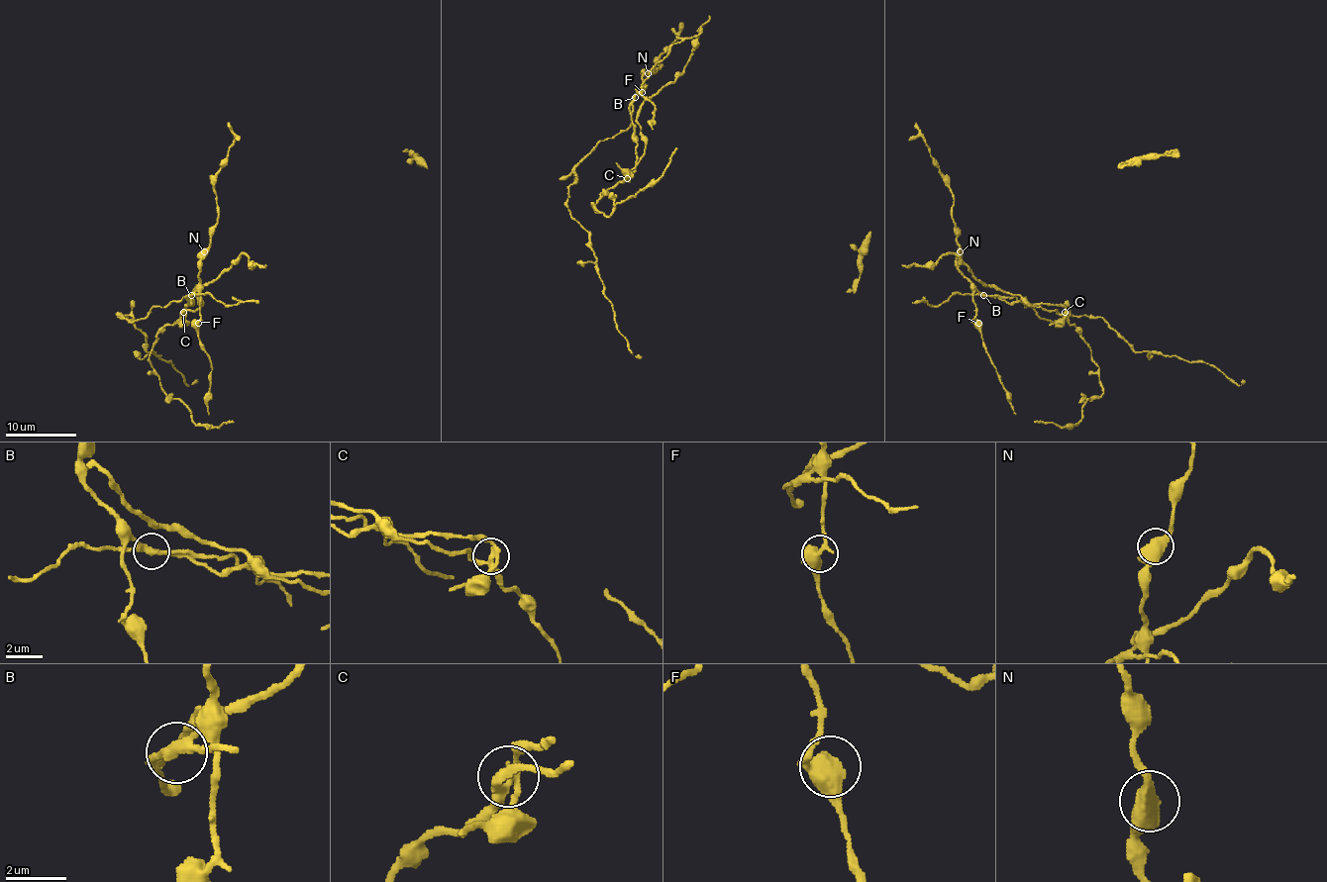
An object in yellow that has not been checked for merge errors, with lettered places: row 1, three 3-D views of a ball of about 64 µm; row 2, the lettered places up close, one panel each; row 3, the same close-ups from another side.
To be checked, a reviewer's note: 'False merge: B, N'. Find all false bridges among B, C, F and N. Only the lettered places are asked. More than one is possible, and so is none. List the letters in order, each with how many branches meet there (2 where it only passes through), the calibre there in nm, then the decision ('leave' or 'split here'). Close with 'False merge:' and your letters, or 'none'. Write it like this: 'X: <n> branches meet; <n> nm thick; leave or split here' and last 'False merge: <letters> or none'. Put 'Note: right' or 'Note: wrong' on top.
Note: wrong
B: 3 branches meet; 240 nm thick; split here
C: 4 branches meet; 260 nm thick; split here
F: 3 branches meet; 440 nm thick; leave
N: 3 branches meet; 460 nm thick; leave
False merge: B, C

